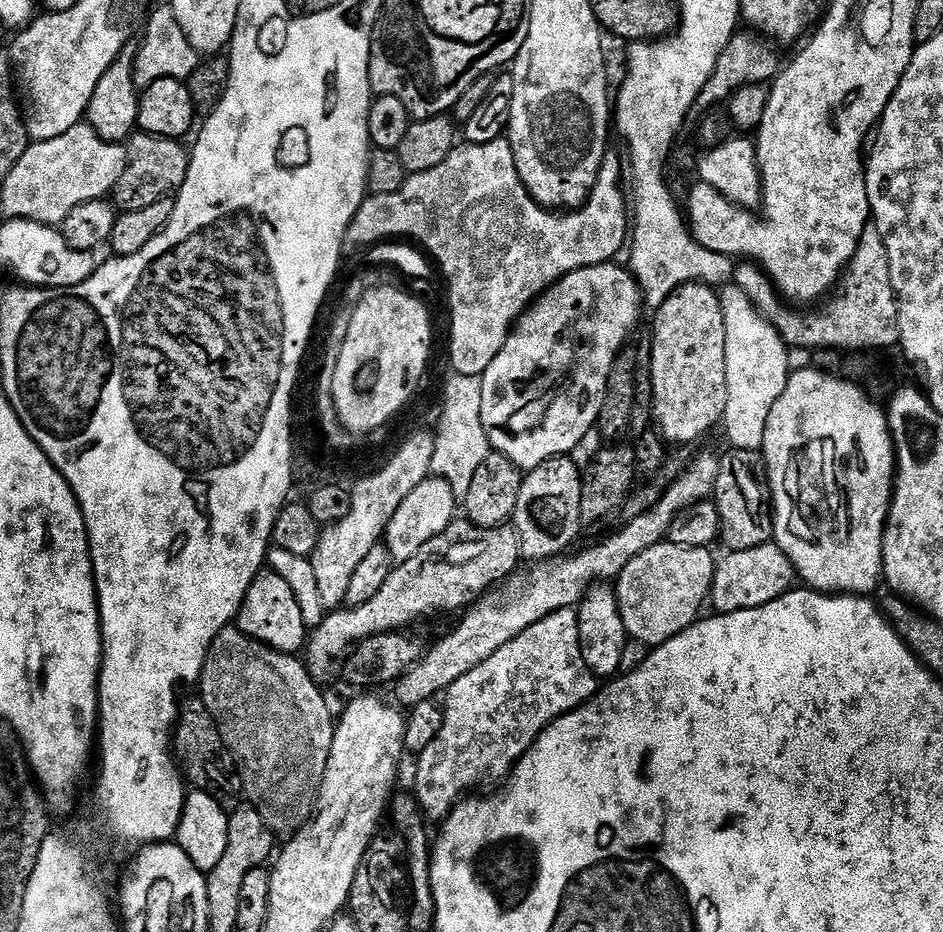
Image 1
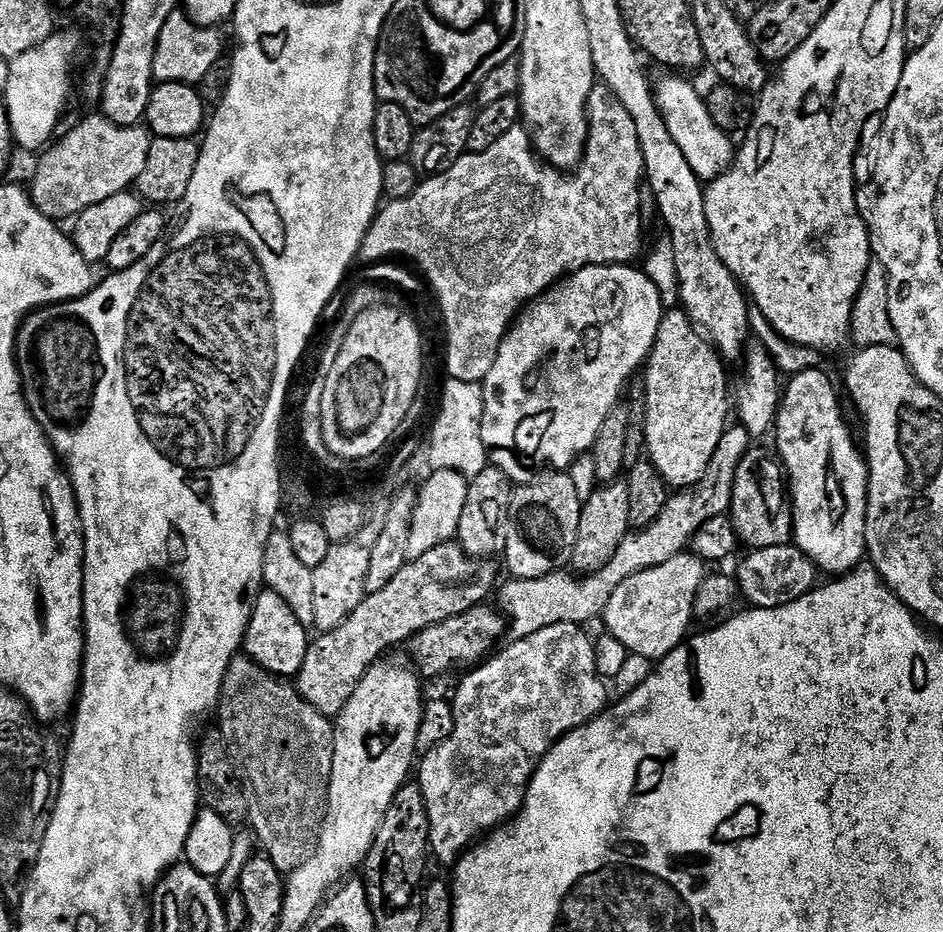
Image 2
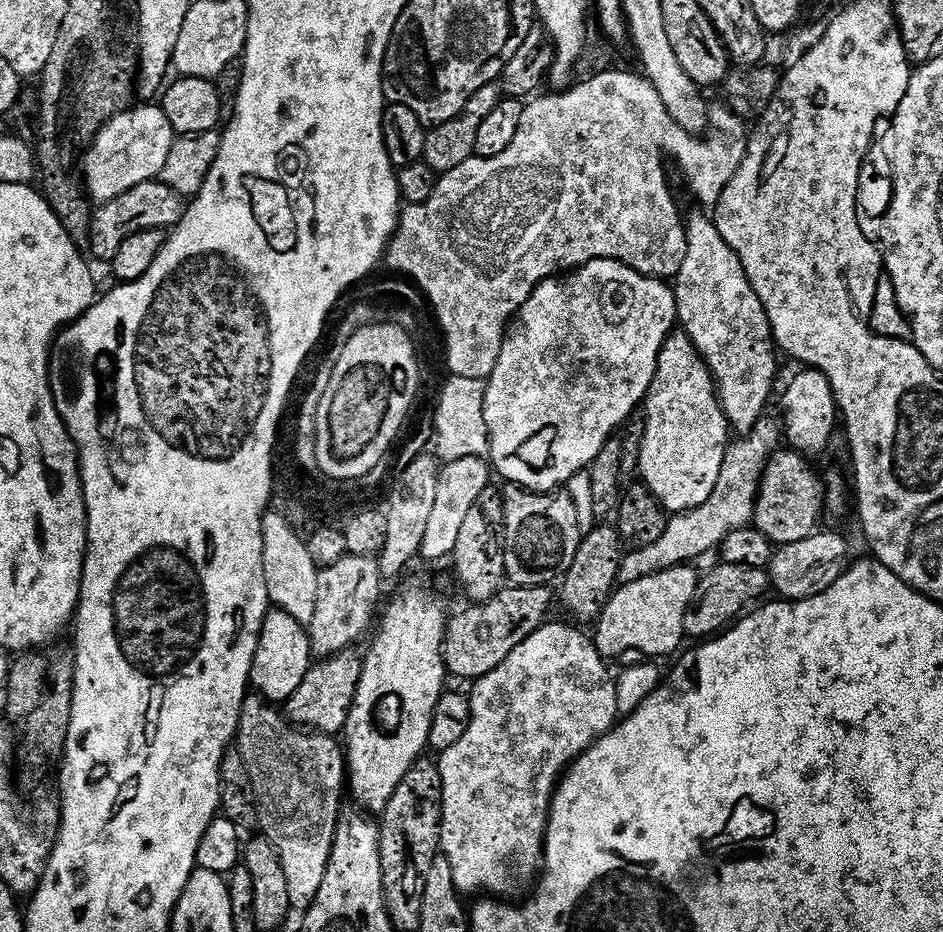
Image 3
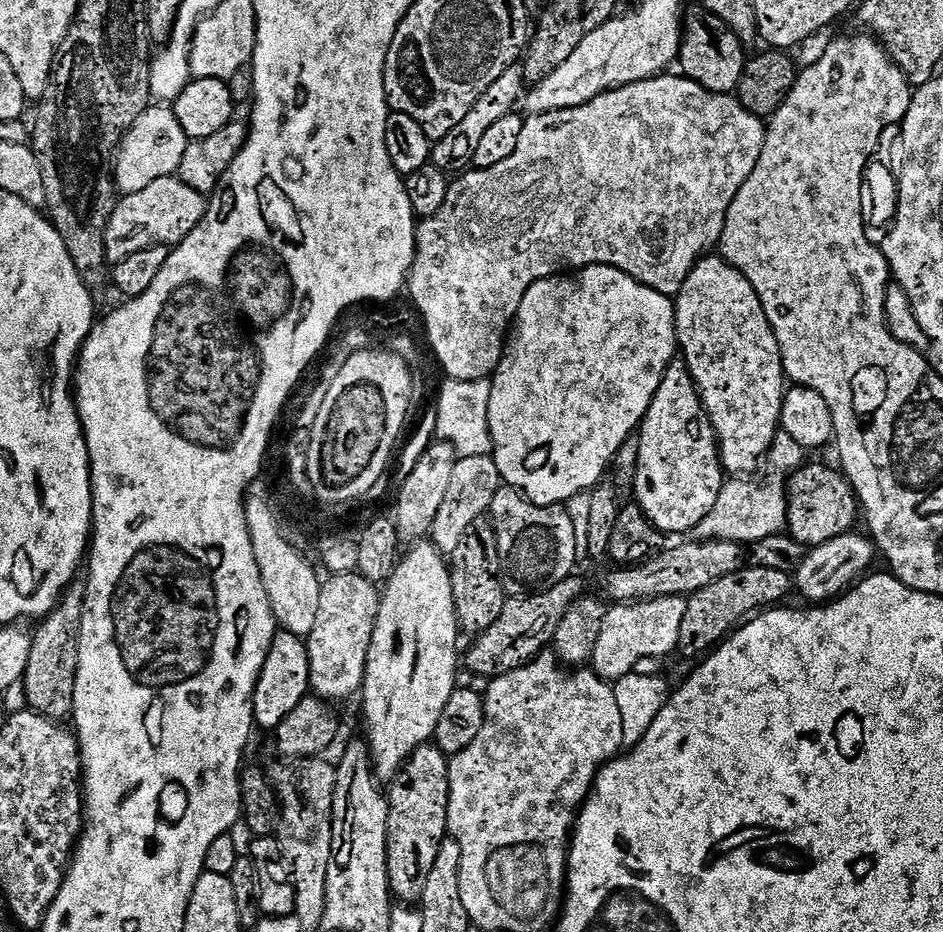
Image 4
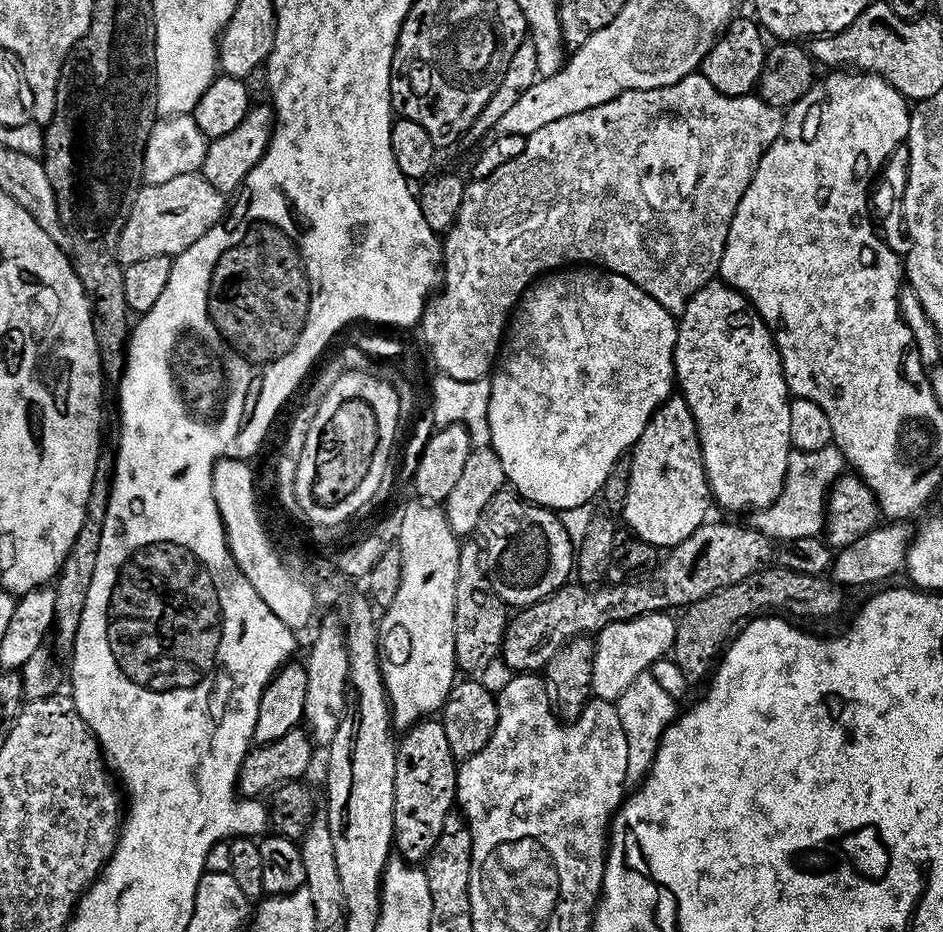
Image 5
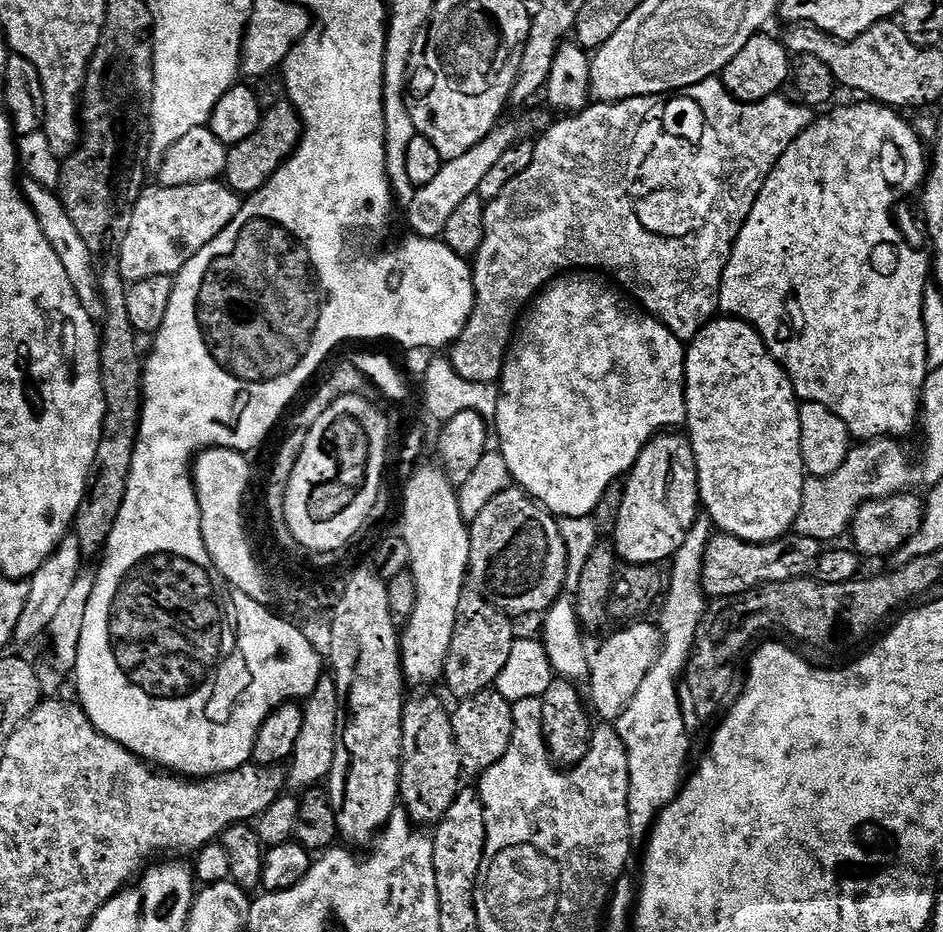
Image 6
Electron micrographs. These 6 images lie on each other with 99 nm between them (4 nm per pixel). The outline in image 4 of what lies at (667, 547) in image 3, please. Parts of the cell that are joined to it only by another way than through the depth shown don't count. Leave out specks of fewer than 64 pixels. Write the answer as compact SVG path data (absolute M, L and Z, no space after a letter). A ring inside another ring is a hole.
M777 431L755 474L725 479L718 502L714 502L714 510L710 510L710 514L706 514L706 518L702 518L700 525L694 529L695 539L726 540L741 546L751 546L762 538L781 535L785 531L788 515L786 485L792 473L804 467L804 456L805 448L798 446L790 434Z

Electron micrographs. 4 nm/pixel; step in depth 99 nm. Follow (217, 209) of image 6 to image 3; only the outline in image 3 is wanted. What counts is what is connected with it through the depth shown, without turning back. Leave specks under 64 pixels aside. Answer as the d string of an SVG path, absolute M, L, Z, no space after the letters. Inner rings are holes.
M159 179L147 180L134 190L122 194L108 203L99 205L92 218L90 249L98 259L111 262L116 251L128 238L151 228L171 230L179 224L186 209L185 201L170 186Z

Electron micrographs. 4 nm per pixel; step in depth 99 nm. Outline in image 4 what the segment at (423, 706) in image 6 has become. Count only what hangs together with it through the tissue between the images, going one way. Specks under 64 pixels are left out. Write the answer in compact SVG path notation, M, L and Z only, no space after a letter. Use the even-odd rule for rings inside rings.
M435 743L424 744L414 752L387 789L388 886L397 901L412 906L426 890L426 878L438 858L438 850L448 836L448 799L450 798L449 757Z

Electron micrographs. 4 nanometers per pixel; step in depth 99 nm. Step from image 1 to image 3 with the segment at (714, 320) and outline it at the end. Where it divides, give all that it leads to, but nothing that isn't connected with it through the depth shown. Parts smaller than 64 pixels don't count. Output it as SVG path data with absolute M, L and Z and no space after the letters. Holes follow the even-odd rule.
M682 330L673 331L662 346L654 382L648 391L642 413L645 418L645 437L641 444L639 479L654 494L665 512L681 514L694 511L710 498L710 494L714 494L714 486L718 486L718 476L722 474L722 462L730 443L730 425L724 417L720 397L716 395L712 371L698 354L694 342Z

